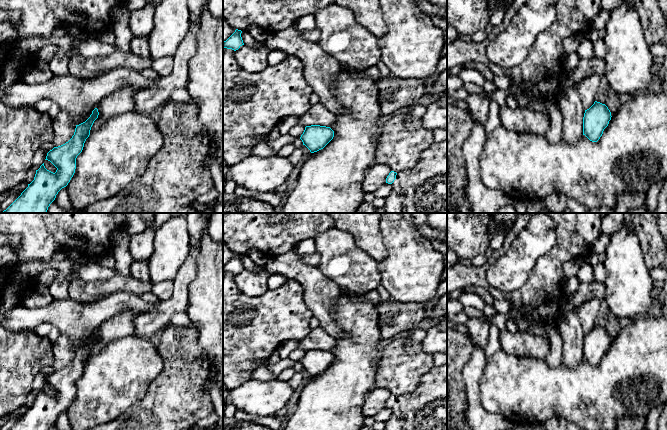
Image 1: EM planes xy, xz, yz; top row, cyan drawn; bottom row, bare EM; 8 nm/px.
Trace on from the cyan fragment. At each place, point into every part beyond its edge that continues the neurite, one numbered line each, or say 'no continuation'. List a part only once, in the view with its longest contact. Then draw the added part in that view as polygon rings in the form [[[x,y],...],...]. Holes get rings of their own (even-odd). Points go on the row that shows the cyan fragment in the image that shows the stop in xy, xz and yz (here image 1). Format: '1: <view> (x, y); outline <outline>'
no continuation

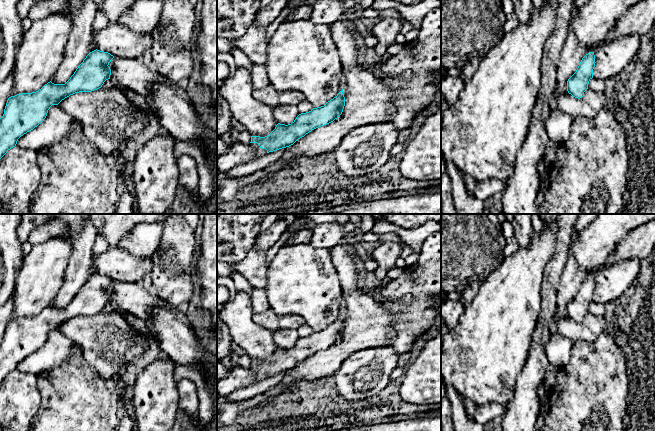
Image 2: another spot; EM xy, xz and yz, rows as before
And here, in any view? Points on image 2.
1: xz (258, 152); outline [[[250,143],[250,145],[254,148],[254,160],[267,153],[267,150],[262,149],[257,143]]]

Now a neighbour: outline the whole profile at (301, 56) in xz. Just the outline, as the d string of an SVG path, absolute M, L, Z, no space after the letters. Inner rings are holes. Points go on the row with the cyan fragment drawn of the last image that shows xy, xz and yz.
M310 19L282 22L268 41L265 66L275 89L299 91L313 108L324 106L343 89L344 70L327 24L315 24Z

